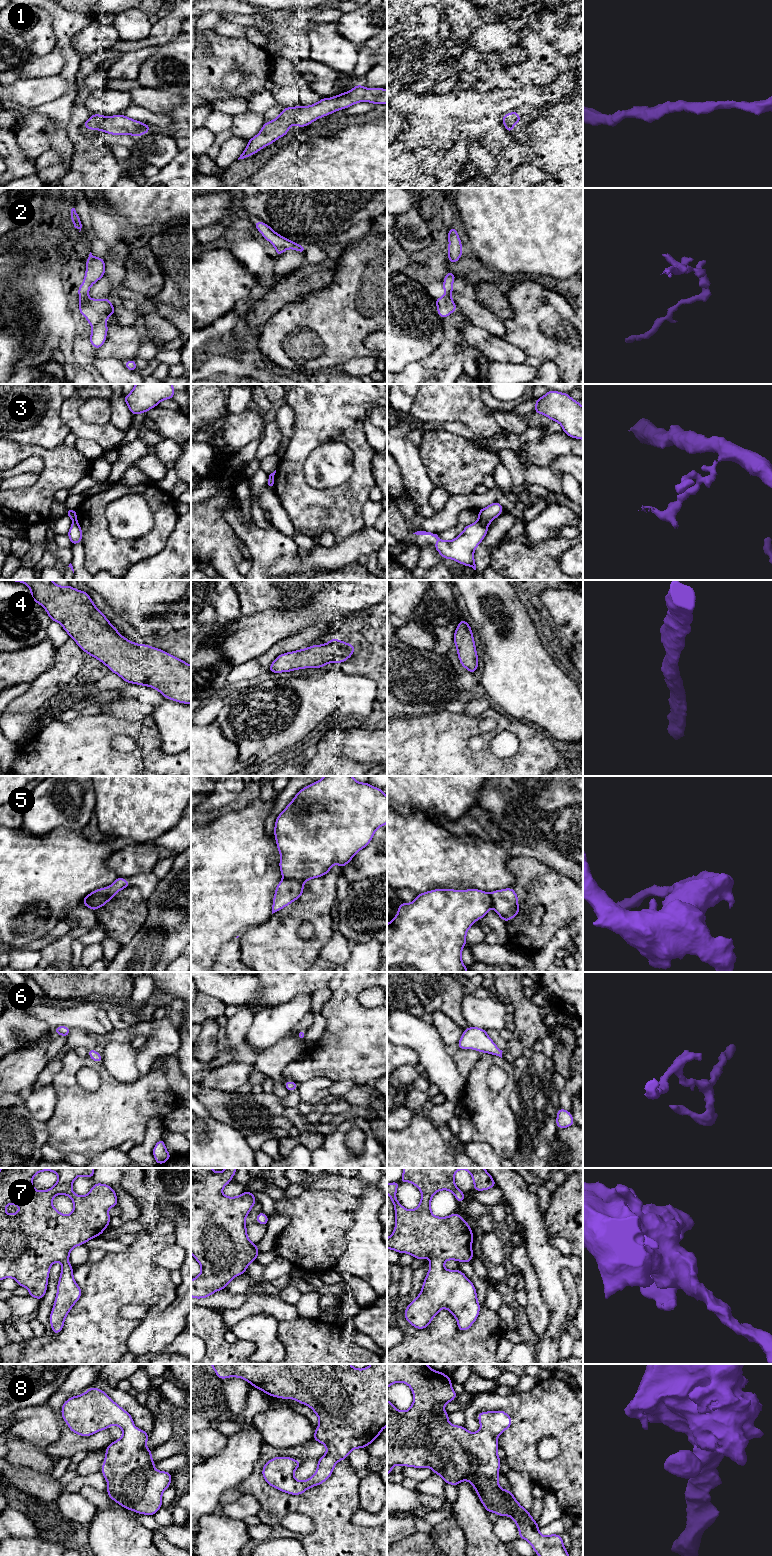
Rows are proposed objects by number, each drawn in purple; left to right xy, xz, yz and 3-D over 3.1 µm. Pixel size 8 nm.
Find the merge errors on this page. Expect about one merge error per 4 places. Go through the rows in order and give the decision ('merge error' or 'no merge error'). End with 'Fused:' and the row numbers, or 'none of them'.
1: no merge error
2: no merge error
3: merge error
4: no merge error
5: merge error
6: no merge error
7: no merge error
8: no merge error
Fused: 3, 5

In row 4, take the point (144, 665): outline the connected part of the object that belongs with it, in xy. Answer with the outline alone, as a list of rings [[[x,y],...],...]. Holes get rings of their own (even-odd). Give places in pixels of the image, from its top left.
[[[10,580],[22,582],[30,588],[30,598],[45,608],[52,621],[60,623],[77,645],[91,657],[106,665],[127,684],[149,686],[165,698],[183,704],[191,704],[191,665],[169,653],[151,647],[138,645],[120,635],[106,616],[95,606],[85,591],[69,585],[59,586],[52,580]]]

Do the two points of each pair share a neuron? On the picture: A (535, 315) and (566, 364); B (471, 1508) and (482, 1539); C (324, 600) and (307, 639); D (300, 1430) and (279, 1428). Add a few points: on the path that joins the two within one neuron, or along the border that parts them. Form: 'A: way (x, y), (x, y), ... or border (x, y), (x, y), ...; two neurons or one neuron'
A: way (536, 327), (537, 332), (557, 352); one neuron
B: way (472, 1516), (478, 1531); one neuron
C: border (328, 618), (308, 625), (293, 634); two neurons
D: way (295, 1429), (284, 1428); one neuron

